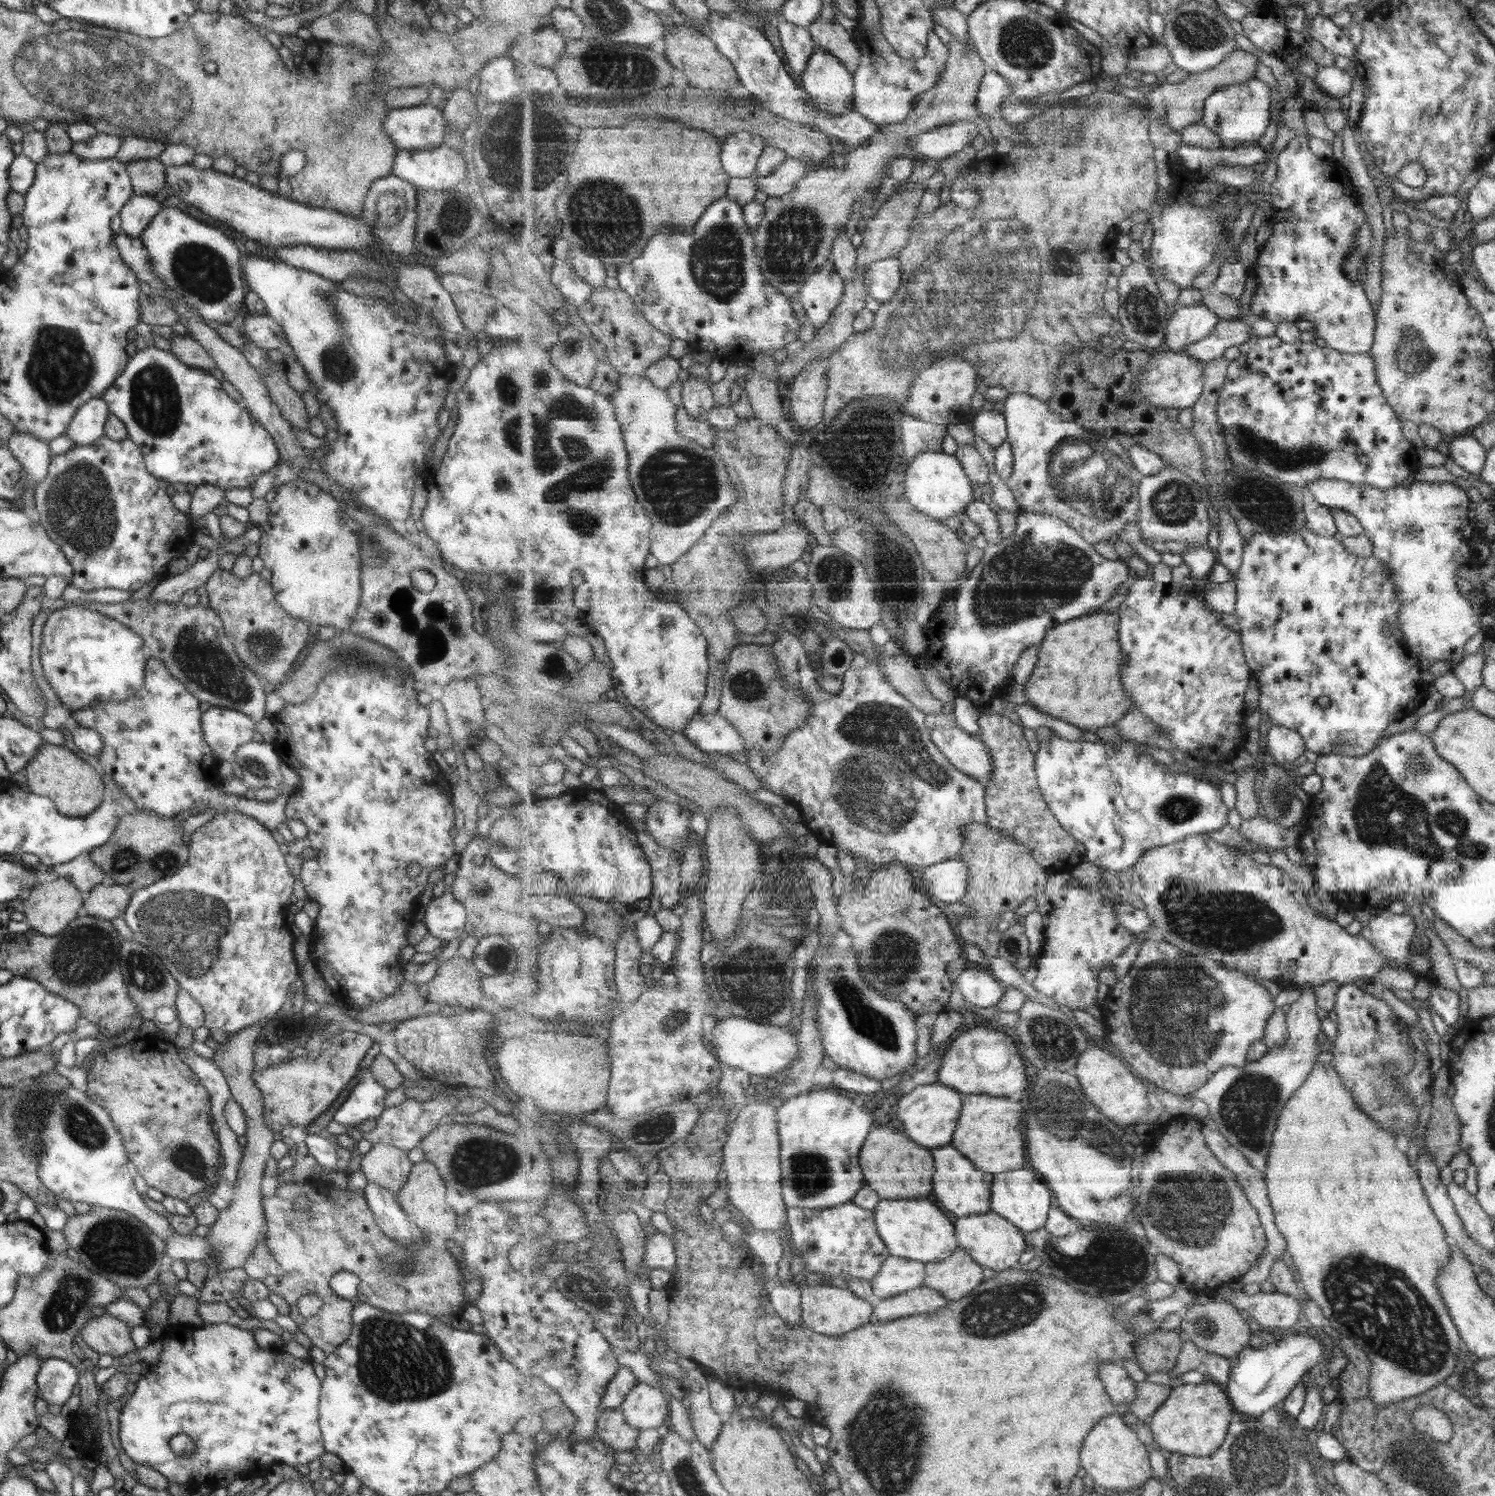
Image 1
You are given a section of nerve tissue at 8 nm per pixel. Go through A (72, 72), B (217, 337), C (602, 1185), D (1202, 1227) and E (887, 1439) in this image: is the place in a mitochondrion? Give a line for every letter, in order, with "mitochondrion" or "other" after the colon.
A: mitochondrion
B: other
C: other
D: mitochondrion
E: mitochondrion

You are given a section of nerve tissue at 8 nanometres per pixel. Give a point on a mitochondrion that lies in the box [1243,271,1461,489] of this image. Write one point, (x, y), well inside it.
(1415, 356)

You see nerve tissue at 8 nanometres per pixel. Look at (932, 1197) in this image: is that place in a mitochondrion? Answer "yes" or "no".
no

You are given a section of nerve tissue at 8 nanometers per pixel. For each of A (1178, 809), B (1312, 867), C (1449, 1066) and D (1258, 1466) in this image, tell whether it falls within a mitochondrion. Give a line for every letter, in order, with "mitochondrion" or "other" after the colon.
A: mitochondrion
B: other
C: other
D: mitochondrion

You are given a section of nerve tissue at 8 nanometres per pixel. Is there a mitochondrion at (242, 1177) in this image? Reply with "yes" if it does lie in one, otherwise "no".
no

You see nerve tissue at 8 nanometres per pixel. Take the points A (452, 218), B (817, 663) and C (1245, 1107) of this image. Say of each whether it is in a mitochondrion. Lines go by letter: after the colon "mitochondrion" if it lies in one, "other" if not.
A: mitochondrion
B: other
C: mitochondrion

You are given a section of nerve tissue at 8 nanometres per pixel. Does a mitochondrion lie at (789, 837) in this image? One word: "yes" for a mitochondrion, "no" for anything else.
no

